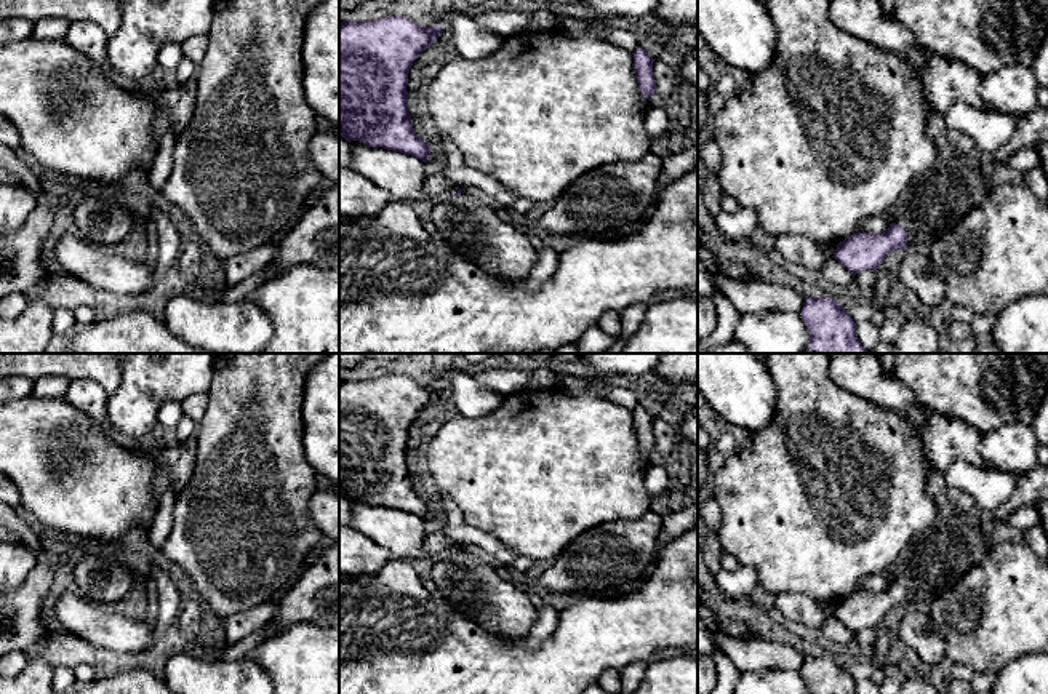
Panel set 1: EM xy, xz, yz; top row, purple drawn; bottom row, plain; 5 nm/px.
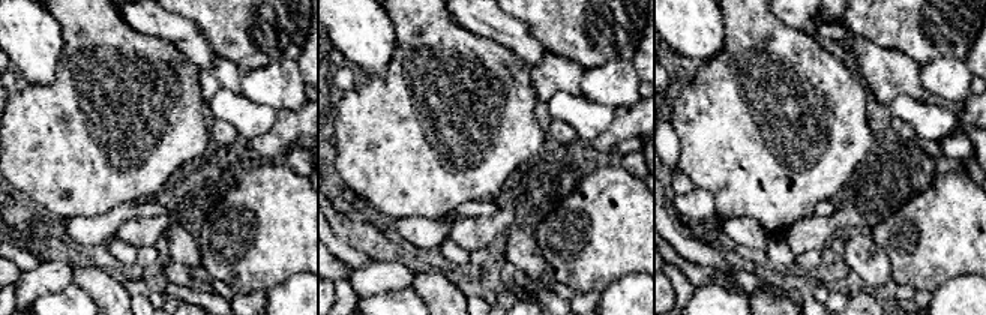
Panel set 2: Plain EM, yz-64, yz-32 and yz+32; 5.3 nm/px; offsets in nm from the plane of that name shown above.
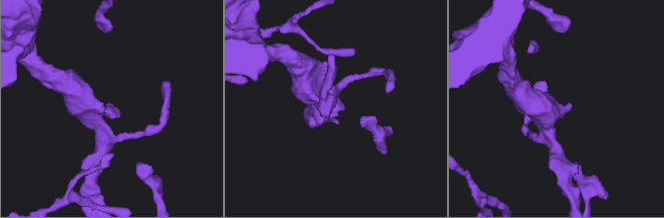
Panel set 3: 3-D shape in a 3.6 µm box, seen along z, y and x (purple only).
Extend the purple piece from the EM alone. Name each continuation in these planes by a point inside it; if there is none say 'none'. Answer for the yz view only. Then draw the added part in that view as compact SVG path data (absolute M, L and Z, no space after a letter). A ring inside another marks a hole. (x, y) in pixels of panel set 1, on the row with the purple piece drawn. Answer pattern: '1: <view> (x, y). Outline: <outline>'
1: yz (944, 194). Outline: M979 155L960 157L950 165L934 163L910 187L912 197L894 222L907 233L906 246L926 253L994 187L990 163Z

